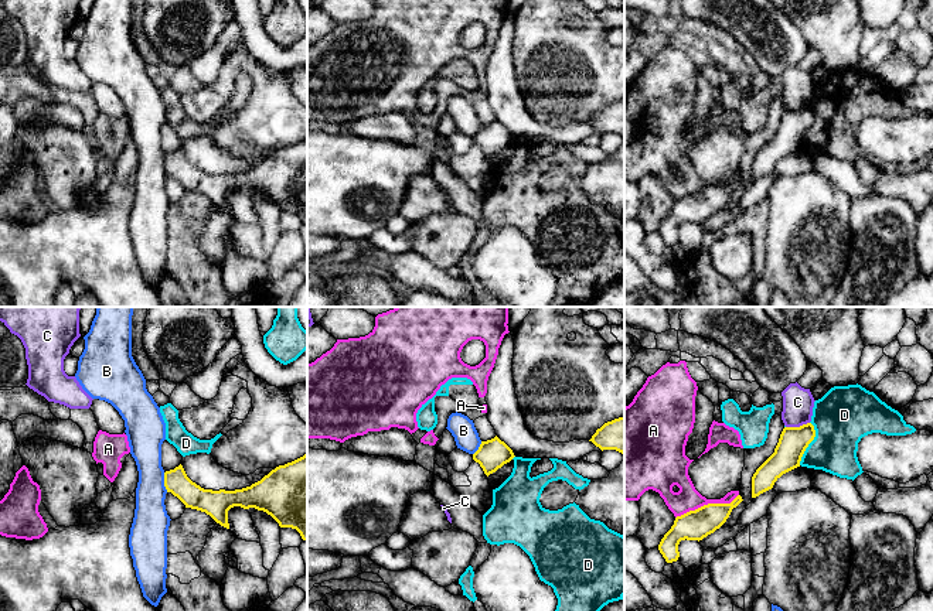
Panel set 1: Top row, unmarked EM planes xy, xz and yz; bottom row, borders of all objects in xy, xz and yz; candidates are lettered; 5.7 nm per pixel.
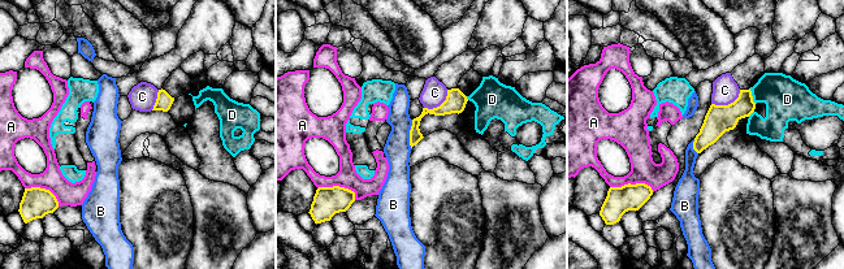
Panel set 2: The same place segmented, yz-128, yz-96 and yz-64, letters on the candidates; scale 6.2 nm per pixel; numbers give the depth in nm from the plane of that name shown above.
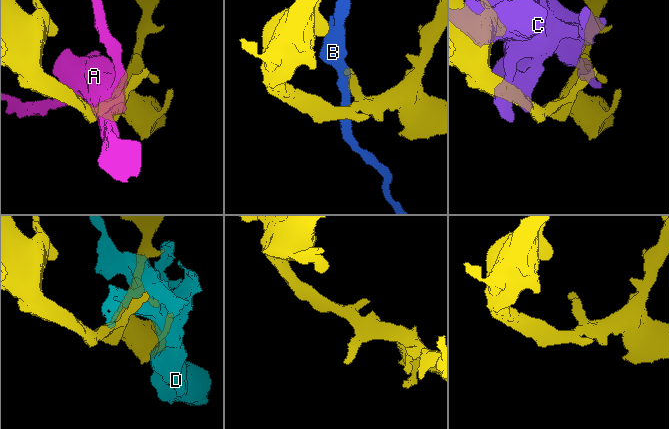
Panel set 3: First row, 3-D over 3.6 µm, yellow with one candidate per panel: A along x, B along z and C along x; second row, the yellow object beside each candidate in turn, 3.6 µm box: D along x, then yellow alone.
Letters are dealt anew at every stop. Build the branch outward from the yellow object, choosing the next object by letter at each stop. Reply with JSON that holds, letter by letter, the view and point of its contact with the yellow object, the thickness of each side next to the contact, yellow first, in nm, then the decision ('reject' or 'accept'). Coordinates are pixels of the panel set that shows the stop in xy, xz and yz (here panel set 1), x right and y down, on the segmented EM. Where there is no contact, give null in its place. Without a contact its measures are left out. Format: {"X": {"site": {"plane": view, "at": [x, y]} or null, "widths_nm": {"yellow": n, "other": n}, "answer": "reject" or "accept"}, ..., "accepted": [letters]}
{"A": {"site": {"plane": "yz", "at": [708, 504]}, "widths_nm": {"yellow": 170, "other": 140}, "answer": "reject"}, "B": {"site": {"plane": "xy", "at": [164, 483]}, "widths_nm": {"yellow": 140, "other": 200}, "answer": "reject"}, "C": {"site": {"plane": "yz", "at": [797, 427]}, "widths_nm": {"yellow": 160, "other": 180}, "answer": "reject"}, "D": {"site": {"plane": "yz", "at": [810, 441]}, "widths_nm": {"yellow": 160, "other": 320}, "answer": "reject"}, "accepted": []}

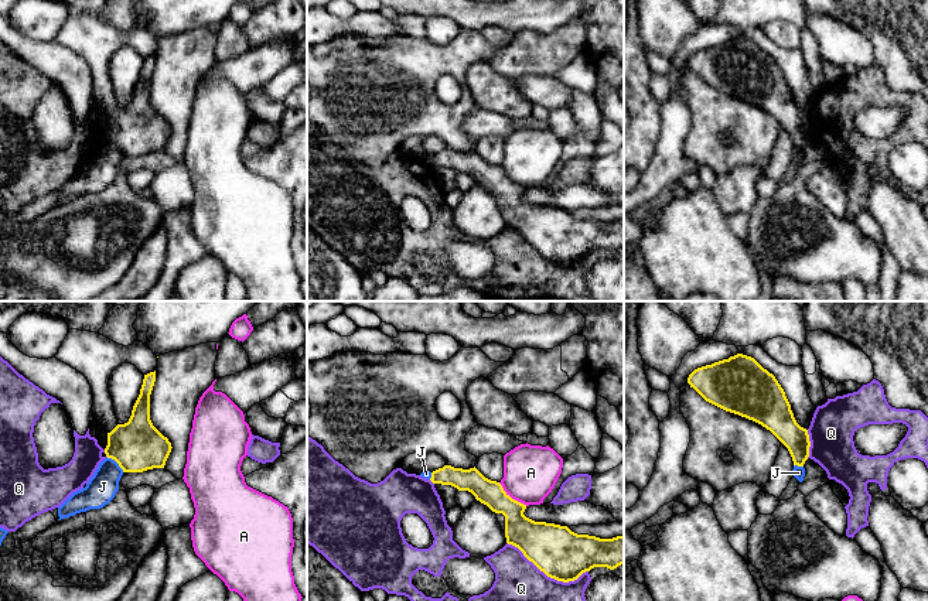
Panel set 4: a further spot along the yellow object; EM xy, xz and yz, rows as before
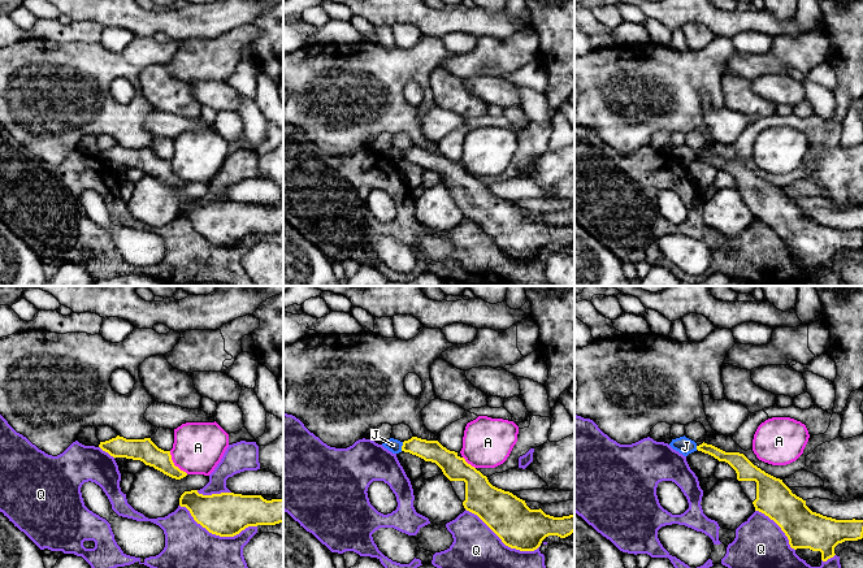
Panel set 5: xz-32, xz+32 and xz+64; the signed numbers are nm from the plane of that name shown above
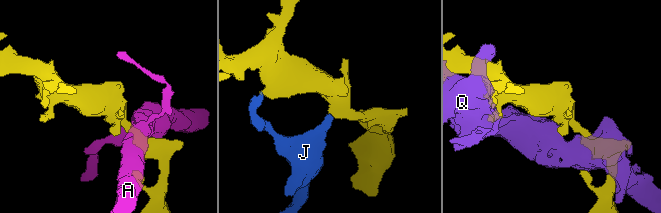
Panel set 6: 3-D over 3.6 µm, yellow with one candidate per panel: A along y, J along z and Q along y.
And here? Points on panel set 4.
{"A": {"site": {"plane": "xz", "at": [511, 498]}, "widths_nm": {"yellow": 190, "other": 300}, "answer": "reject"}, "J": {"site": {"plane": "xy", "at": [116, 461]}, "widths_nm": {"yellow": 300, "other": 170}, "answer": "reject"}, "Q": {"site": {"plane": "xz", "at": [548, 576]}, "widths_nm": {"yellow": 280, "other": 260}, "answer": "reject"}, "accepted": []}

